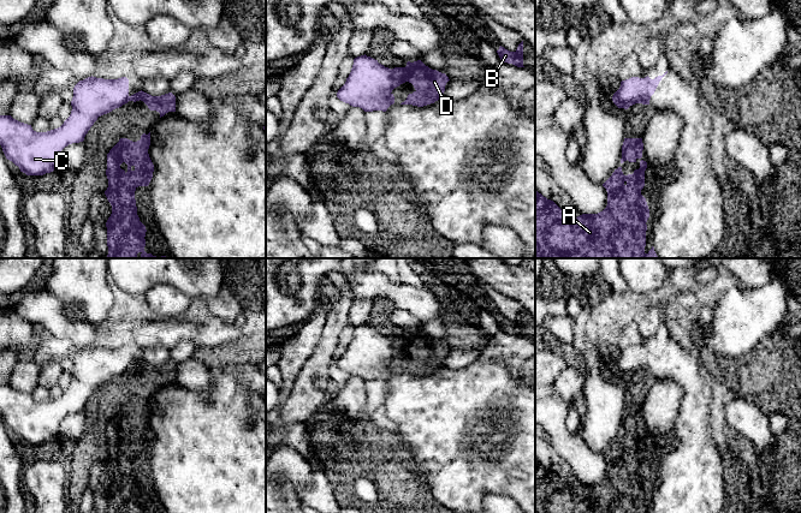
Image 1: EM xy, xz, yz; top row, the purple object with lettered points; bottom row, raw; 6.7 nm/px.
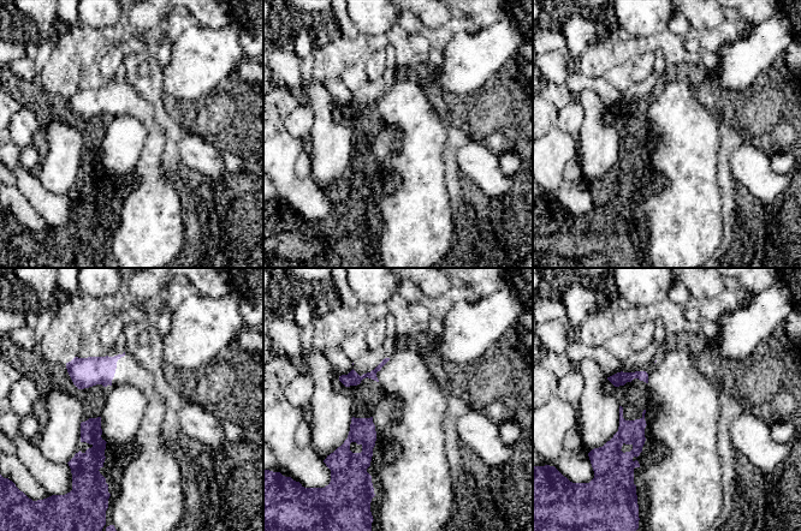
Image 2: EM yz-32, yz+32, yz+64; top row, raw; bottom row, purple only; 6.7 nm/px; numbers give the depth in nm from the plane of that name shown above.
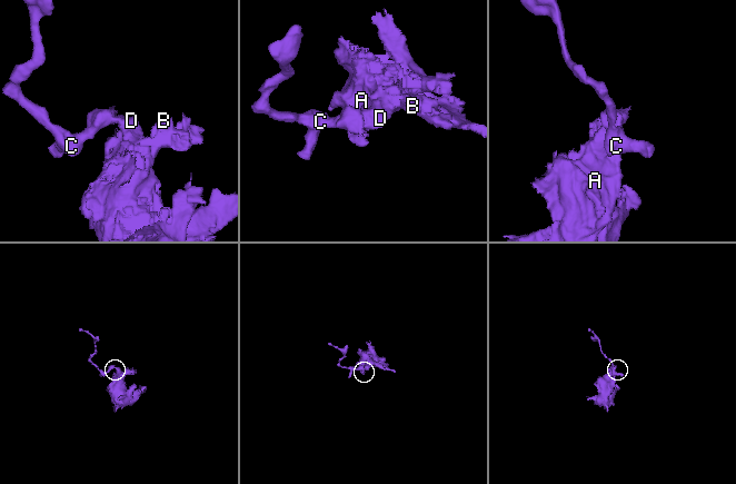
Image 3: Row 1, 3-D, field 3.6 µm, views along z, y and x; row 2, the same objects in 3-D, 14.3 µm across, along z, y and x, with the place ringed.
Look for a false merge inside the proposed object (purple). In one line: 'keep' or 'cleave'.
cleave

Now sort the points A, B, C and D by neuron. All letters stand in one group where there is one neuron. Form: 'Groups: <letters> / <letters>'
Groups: A B D / C

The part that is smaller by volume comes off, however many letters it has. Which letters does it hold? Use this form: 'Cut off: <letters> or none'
Cut off: C

